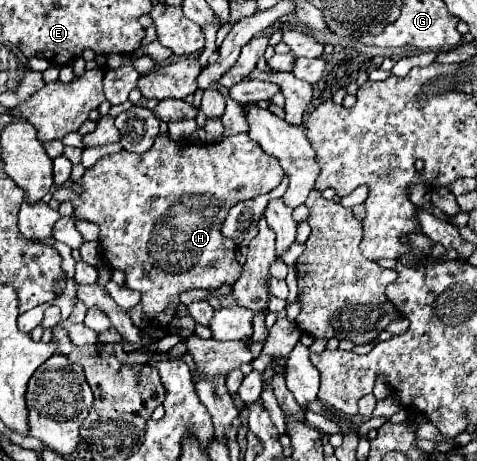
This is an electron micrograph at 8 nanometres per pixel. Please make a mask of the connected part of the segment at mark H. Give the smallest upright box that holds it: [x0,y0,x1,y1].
[53,134,283,340]

